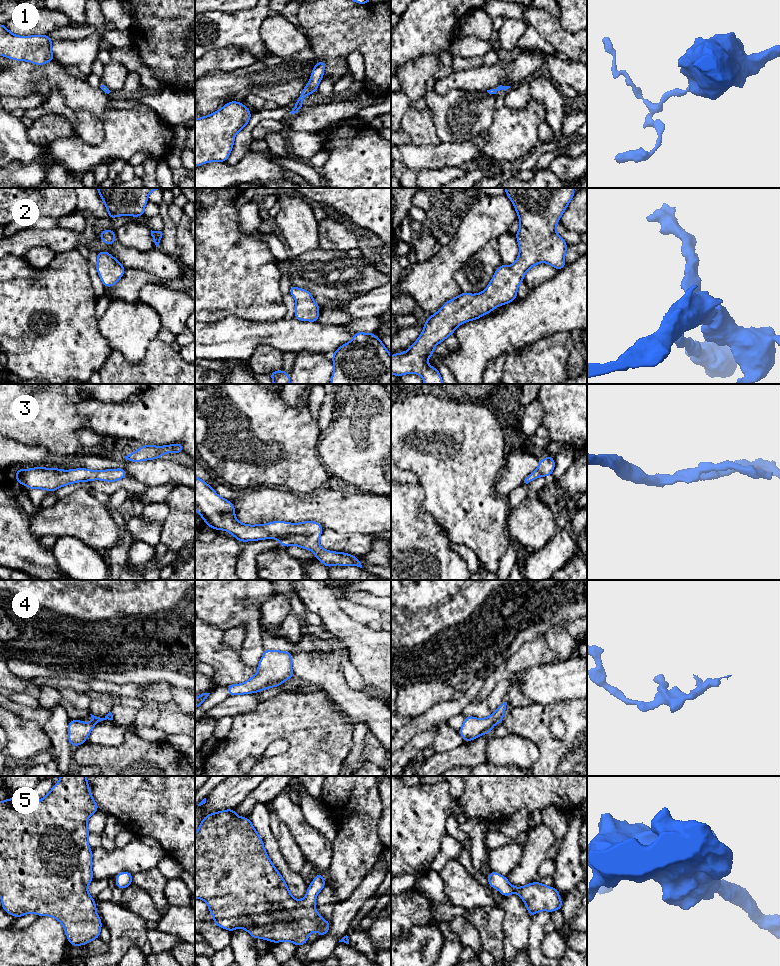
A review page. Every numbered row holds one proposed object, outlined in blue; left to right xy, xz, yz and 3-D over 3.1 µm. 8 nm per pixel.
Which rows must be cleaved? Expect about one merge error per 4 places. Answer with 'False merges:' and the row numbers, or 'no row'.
False merges: no row

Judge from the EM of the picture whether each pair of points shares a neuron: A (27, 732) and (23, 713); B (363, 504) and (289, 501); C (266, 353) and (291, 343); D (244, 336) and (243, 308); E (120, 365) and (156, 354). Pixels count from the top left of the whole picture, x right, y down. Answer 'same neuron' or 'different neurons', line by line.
A: different neurons
B: same neuron
C: different neurons
D: different neurons
E: same neuron

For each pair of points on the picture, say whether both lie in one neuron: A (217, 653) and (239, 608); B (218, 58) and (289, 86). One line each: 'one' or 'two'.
A: two
B: two

